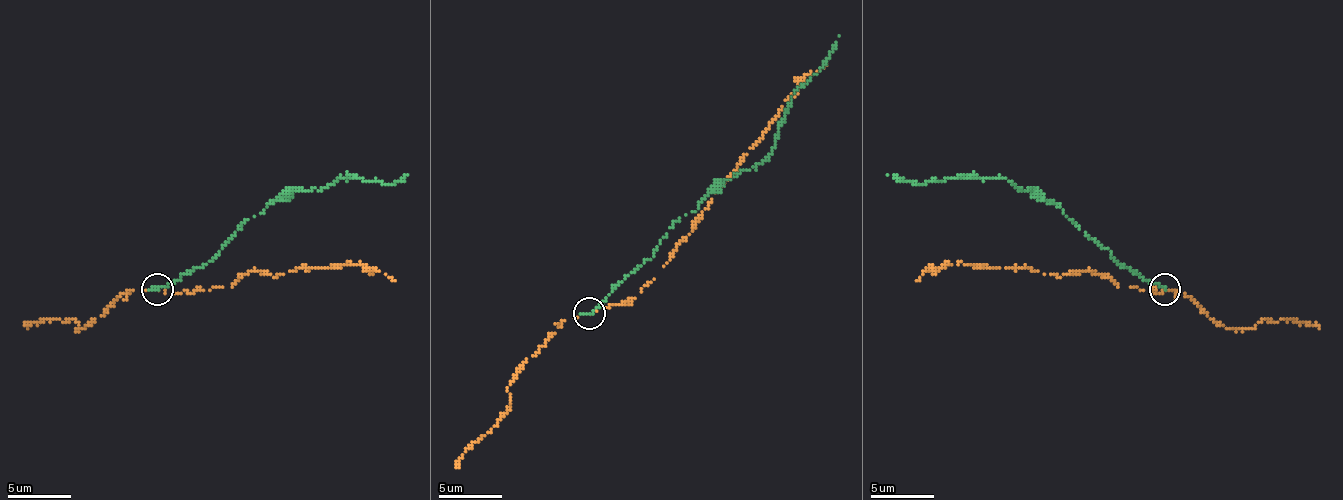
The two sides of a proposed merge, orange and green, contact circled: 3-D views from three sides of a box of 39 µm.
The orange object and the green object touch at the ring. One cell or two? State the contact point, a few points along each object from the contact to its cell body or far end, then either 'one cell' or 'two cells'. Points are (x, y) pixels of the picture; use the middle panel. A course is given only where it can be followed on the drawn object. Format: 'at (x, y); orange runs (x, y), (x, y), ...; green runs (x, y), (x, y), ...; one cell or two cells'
at (589, 313); orange runs (590, 314), (635, 298), (692, 231), (692, 221), (766, 132), (778, 109), (807, 74), (826, 65); green runs (590, 314), (654, 256), (679, 218), (769, 154), (791, 97), (820, 71), (839, 36); two cells

